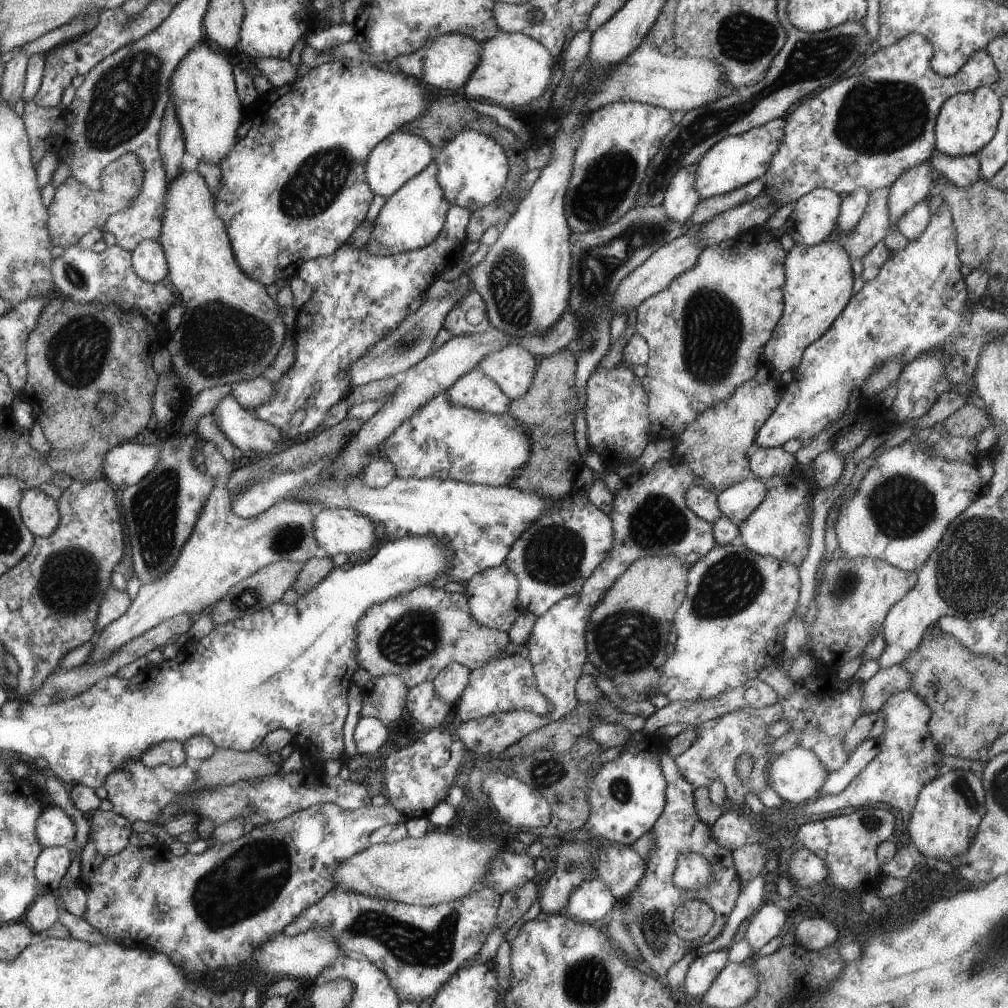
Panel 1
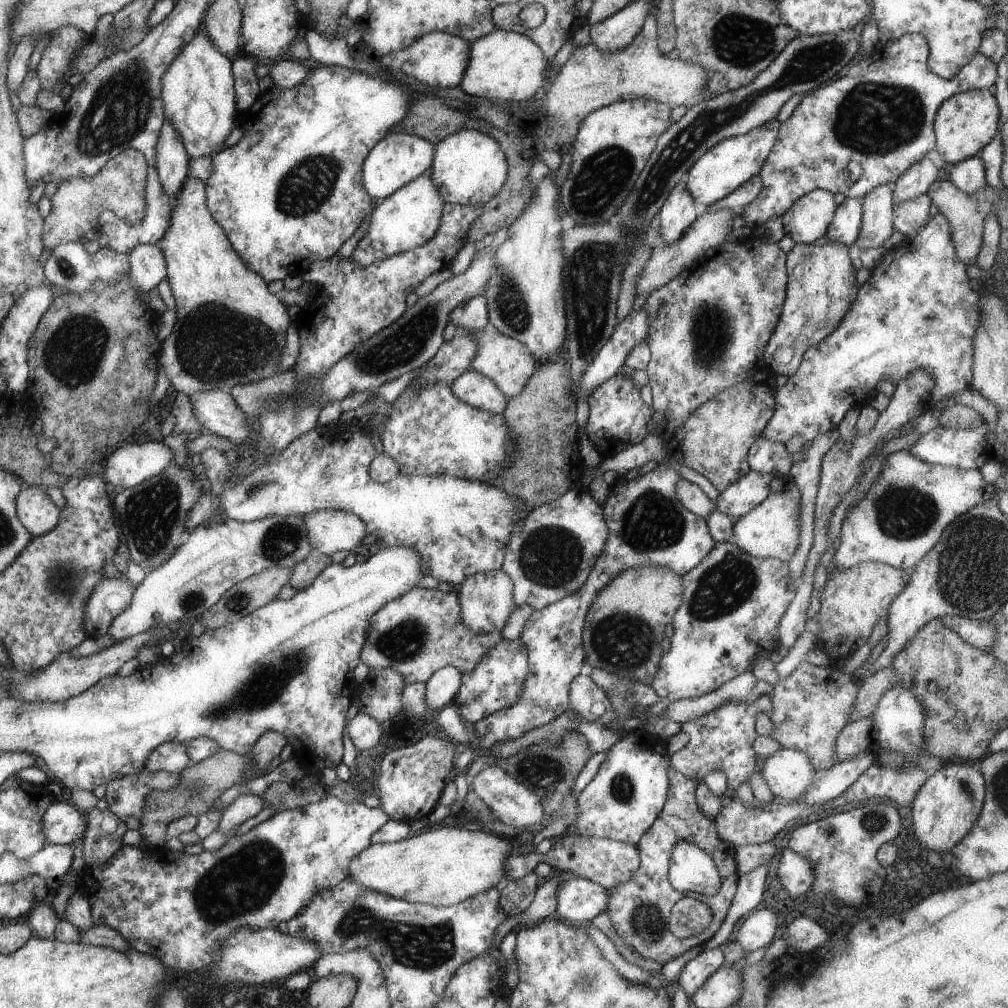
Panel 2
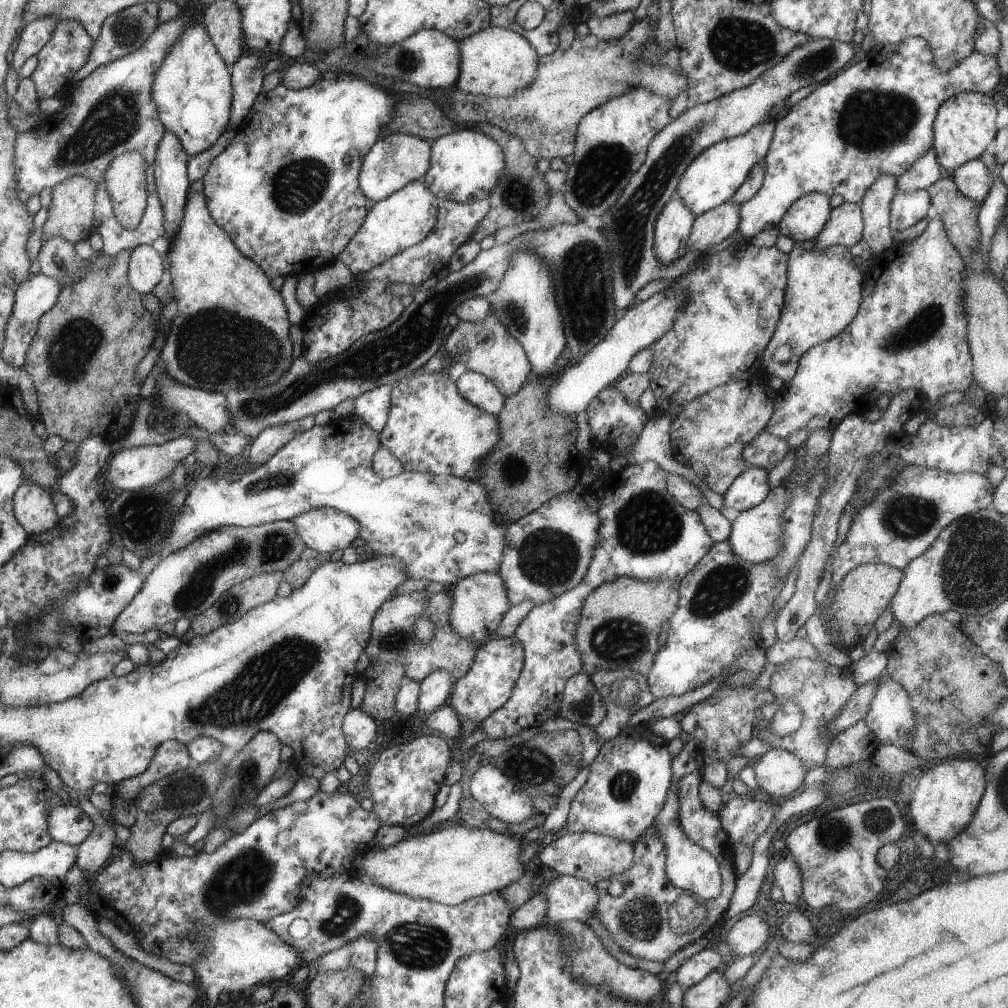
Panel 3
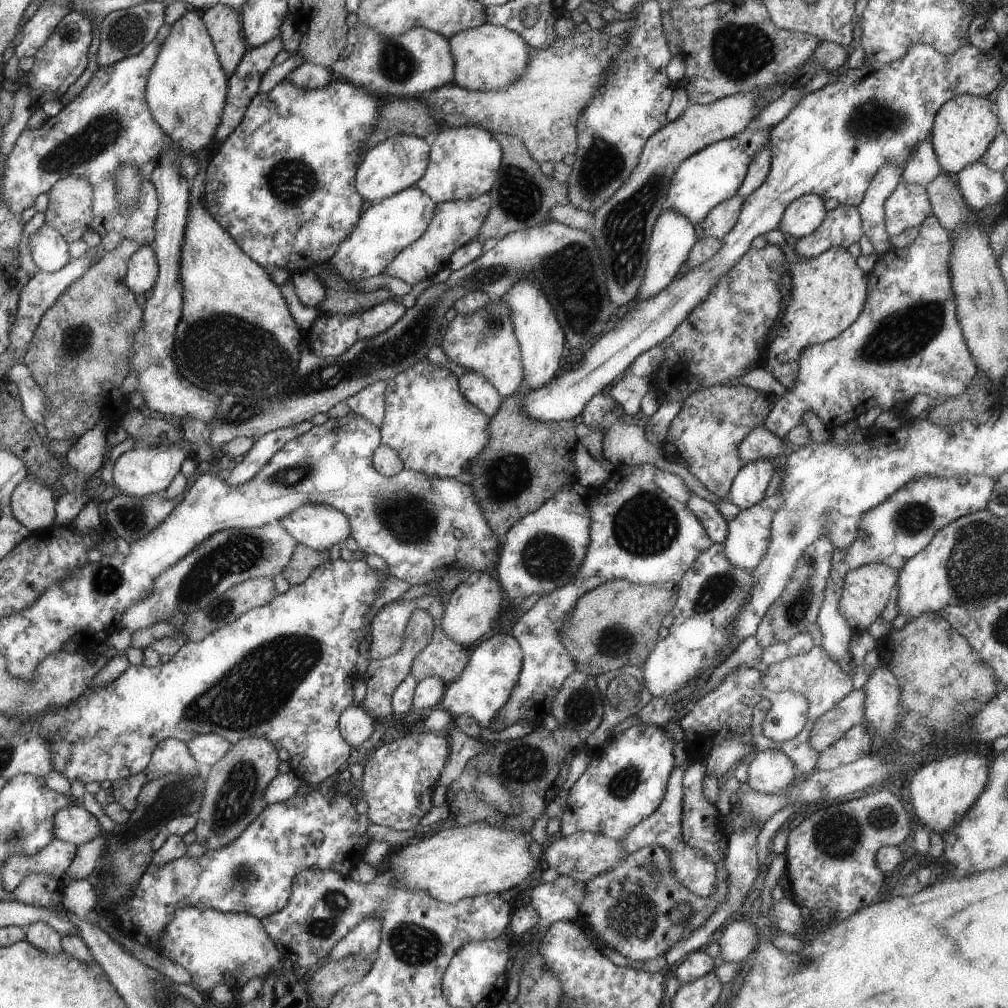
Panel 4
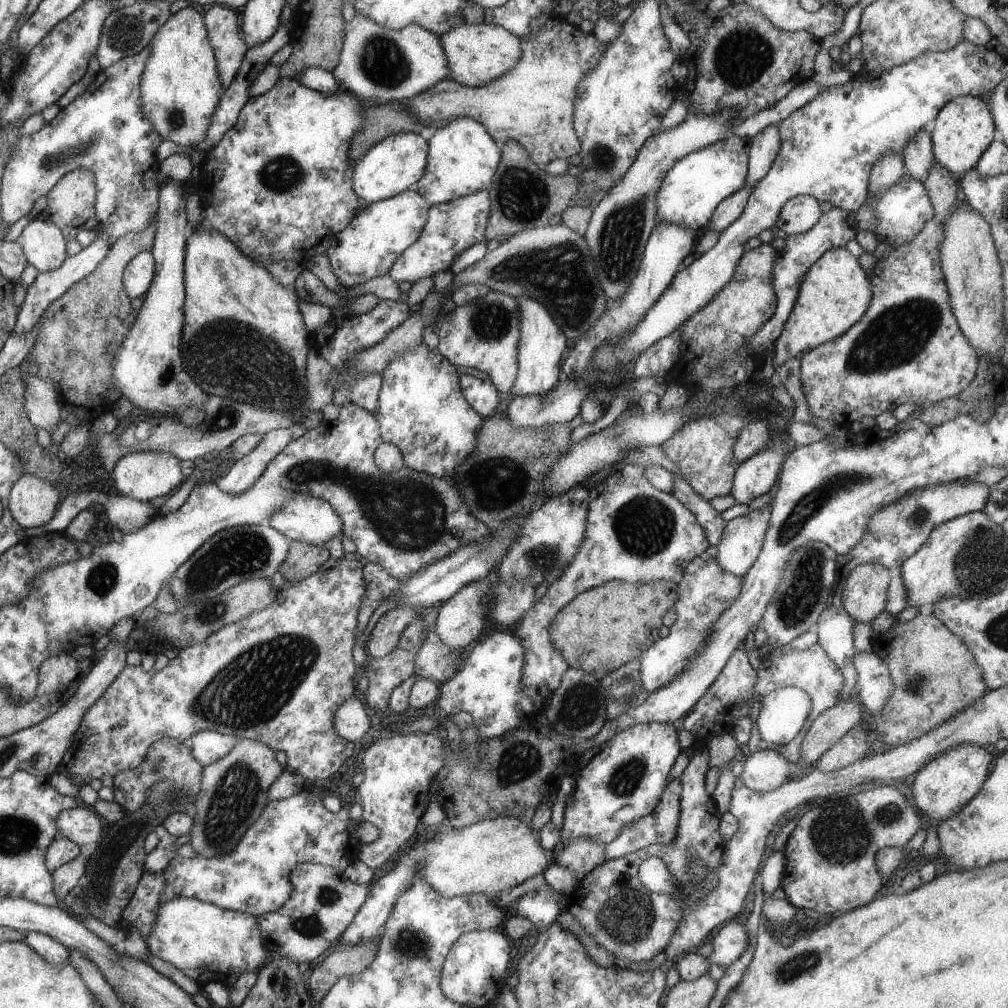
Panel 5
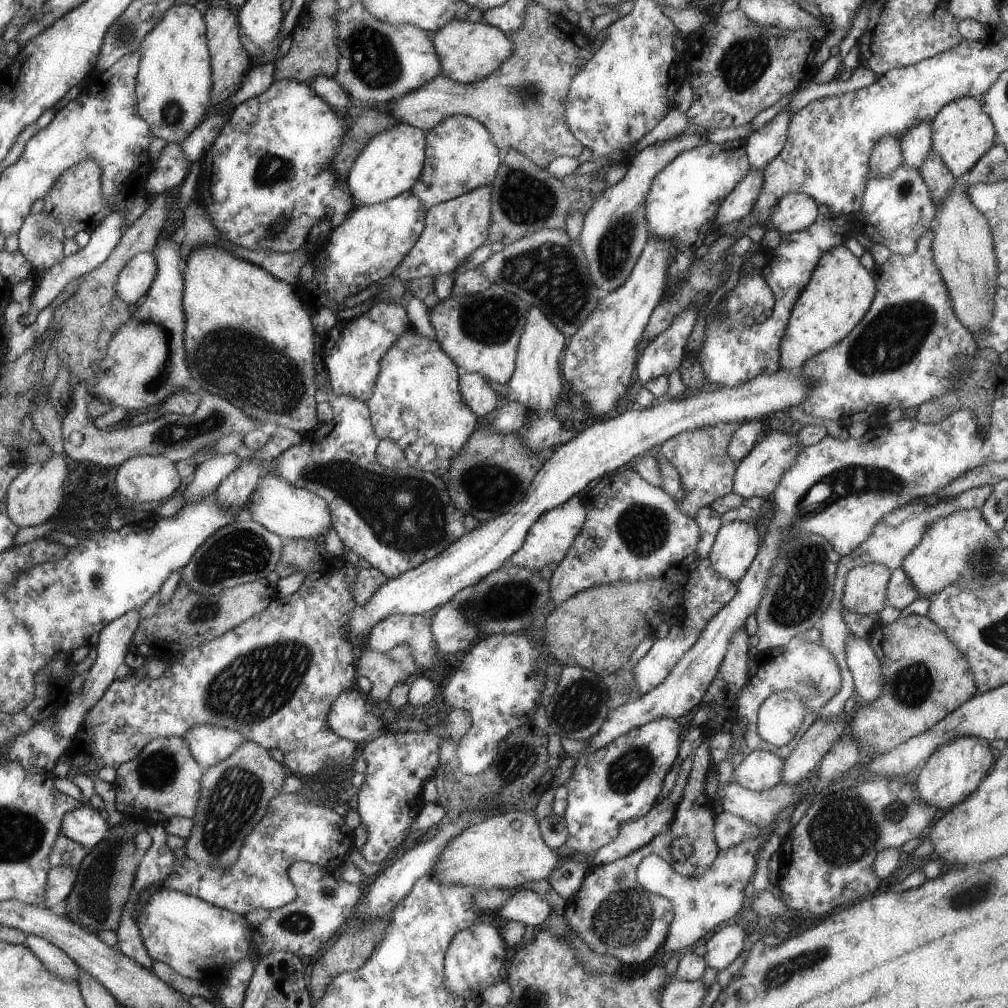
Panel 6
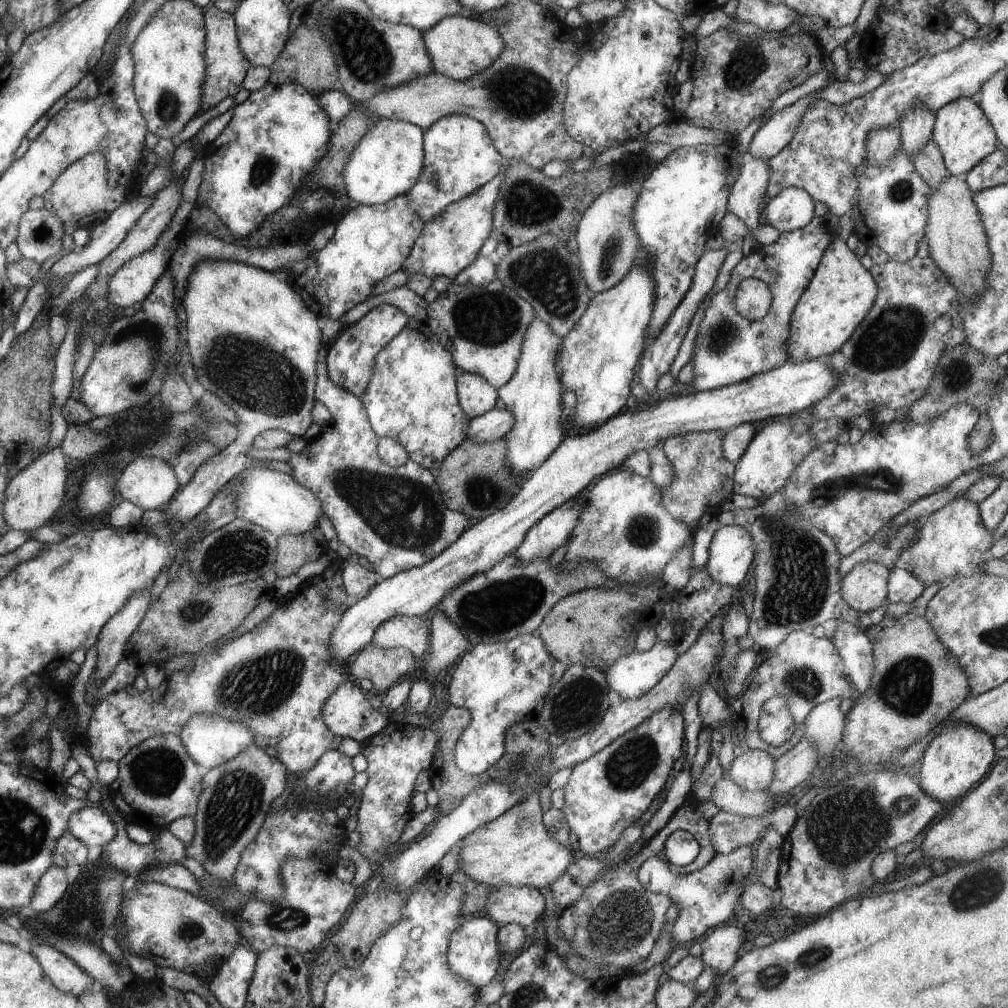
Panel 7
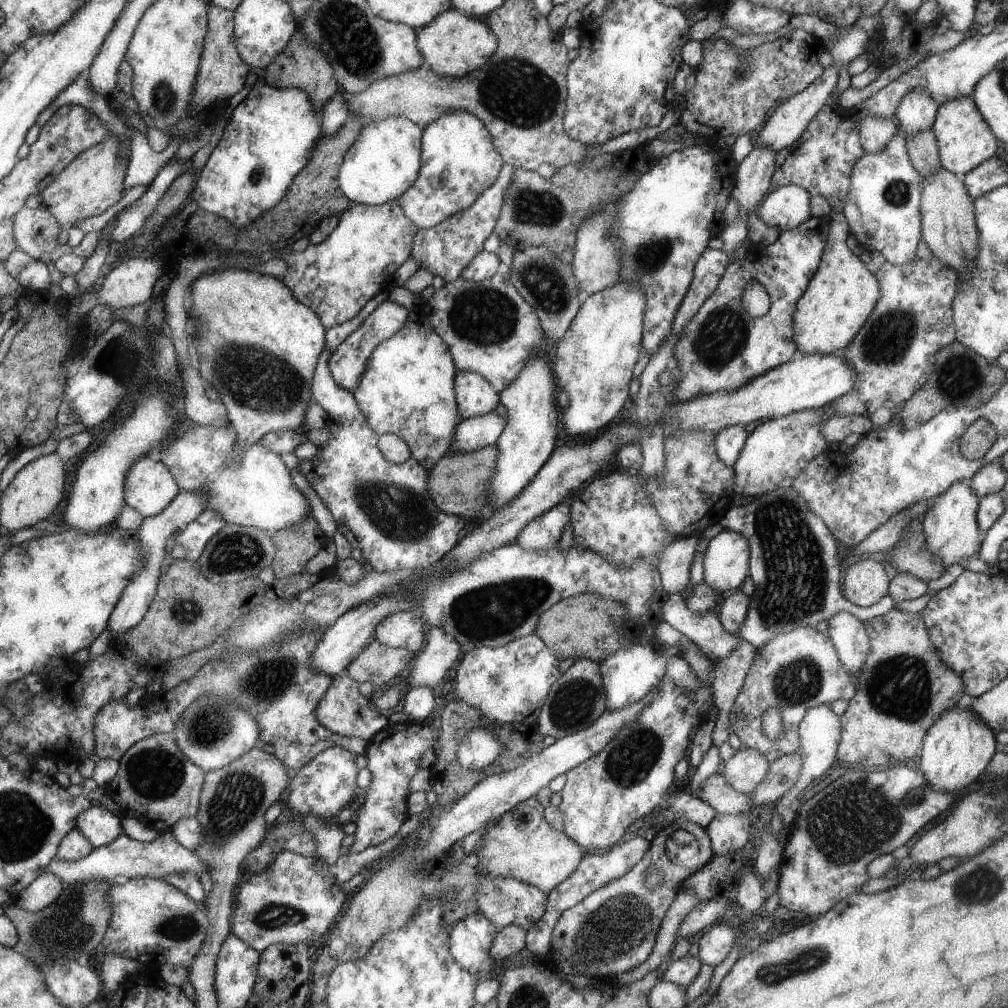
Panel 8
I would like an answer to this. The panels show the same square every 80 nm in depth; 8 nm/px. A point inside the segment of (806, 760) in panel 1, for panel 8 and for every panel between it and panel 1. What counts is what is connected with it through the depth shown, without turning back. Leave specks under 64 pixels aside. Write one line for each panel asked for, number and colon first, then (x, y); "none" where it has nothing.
2: (788, 773)
3: (780, 774)
4: (770, 771)
5: (765, 770)
6: (760, 770)
7: (752, 771)
8: (747, 768)

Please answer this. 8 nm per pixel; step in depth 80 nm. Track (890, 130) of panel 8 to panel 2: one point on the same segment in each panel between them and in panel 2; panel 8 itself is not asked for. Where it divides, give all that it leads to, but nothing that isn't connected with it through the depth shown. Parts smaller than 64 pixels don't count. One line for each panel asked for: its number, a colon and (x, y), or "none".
2: (878, 205)
3: (875, 206)
4: (872, 208)
5: (889, 168)
6: (886, 156)
7: (883, 141)

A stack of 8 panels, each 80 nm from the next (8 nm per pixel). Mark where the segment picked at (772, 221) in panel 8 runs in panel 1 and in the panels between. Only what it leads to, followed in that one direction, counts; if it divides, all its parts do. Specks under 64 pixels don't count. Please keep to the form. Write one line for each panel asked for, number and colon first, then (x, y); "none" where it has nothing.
1: (813, 220)
2: (806, 222)
3: (803, 221)
4: (802, 216)
5: (799, 214)
6: (794, 212)
7: (791, 209)

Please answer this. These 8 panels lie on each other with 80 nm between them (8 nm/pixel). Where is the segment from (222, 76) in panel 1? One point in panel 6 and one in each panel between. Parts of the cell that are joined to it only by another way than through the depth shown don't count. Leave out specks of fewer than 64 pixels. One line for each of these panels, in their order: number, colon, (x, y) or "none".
2: (198, 98)
3: (192, 91)
4: (187, 91)
5: (181, 87)
6: (174, 86)

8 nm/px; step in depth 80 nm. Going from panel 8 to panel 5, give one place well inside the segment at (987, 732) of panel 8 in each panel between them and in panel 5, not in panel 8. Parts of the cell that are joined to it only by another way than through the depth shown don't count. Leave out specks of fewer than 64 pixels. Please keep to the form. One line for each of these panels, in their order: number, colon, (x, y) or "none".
5: (943, 787)
6: (955, 770)
7: (958, 758)

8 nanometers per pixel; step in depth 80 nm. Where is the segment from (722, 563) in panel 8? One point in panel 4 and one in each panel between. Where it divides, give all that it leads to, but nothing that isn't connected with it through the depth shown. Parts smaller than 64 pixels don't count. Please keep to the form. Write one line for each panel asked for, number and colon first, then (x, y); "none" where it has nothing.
4: (749, 533)
5: (740, 545)
6: (737, 543)
7: (731, 553)

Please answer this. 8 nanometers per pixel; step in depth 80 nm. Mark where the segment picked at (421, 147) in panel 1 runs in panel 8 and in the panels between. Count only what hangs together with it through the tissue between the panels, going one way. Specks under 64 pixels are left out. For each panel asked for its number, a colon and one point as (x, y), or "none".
2: (399, 159)
3: (394, 162)
4: (395, 164)
5: (395, 164)
6: (391, 164)
7: (386, 163)
8: (383, 163)

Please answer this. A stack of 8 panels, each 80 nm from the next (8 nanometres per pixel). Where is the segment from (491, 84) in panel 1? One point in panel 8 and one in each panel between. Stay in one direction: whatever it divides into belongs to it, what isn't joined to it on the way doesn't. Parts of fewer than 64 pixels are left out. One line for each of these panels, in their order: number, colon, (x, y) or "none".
2: (504, 65)
3: (498, 62)
4: (488, 58)
5: (477, 54)
6: (468, 52)
7: (460, 46)
8: (453, 45)

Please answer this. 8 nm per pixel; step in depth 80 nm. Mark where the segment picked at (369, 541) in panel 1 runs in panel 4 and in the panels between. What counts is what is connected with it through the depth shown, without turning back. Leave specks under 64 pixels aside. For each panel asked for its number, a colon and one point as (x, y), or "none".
2: (329, 531)
3: (325, 530)
4: (318, 526)

